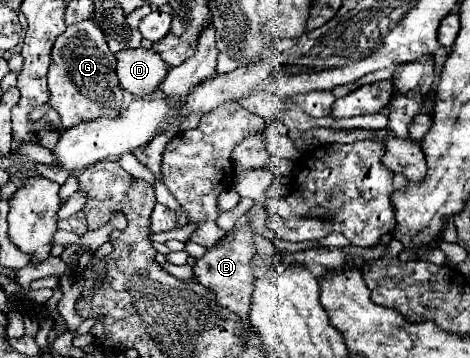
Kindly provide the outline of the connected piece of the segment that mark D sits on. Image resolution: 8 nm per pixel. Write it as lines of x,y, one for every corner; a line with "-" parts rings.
121,50
115,58
121,88
135,96
153,94
169,72
167,62
155,50

